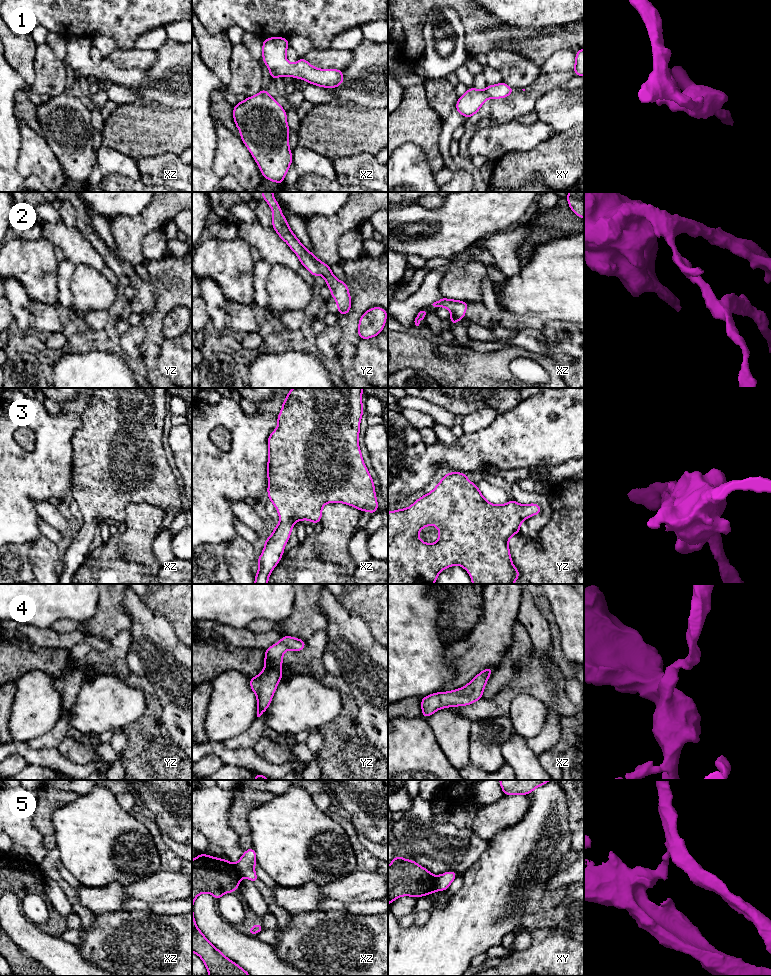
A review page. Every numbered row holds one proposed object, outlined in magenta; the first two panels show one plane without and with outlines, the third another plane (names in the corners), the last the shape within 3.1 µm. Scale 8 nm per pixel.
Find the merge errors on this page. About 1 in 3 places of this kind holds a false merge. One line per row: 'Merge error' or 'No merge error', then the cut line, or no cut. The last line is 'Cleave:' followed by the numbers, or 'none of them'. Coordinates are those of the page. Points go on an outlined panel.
1: No merge error. No split
2: No merge error. No split
3: No merge error. No split
4: No merge error. No split
5: Merge error. Split along xy (435, 876), (436, 890)
Cleave: 5

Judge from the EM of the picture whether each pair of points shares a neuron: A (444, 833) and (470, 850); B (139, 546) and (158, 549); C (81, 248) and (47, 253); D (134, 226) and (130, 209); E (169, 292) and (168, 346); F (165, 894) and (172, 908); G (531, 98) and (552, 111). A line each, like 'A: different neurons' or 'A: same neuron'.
A: same neuron
B: different neurons
C: different neurons
D: different neurons
E: different neurons
F: different neurons
G: different neurons

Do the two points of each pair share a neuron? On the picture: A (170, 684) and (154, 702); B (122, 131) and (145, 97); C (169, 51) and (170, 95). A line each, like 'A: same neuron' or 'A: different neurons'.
A: different neurons
B: different neurons
C: same neuron

